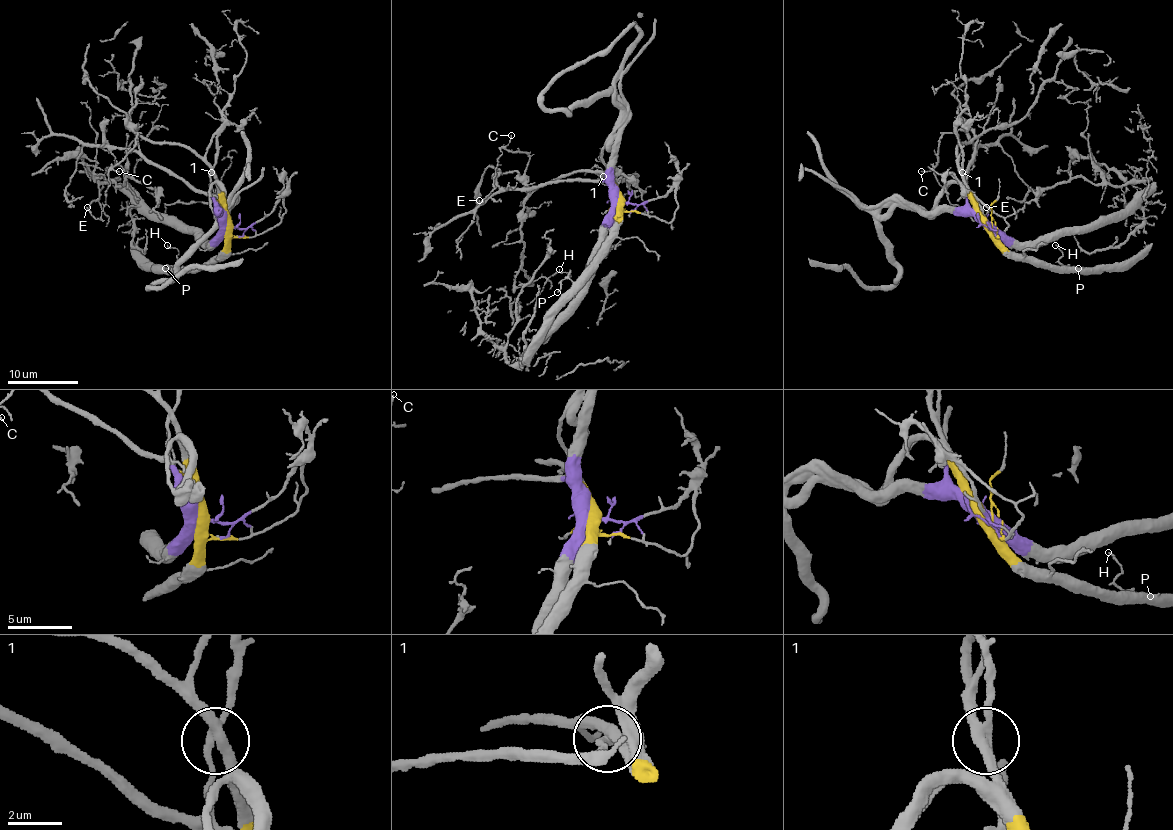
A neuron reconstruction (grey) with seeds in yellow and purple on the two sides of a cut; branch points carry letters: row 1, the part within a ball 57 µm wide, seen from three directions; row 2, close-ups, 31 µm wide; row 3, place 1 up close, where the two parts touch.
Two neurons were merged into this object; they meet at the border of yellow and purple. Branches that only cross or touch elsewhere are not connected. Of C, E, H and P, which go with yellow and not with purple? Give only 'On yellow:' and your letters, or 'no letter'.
On yellow: C, E, H, P

